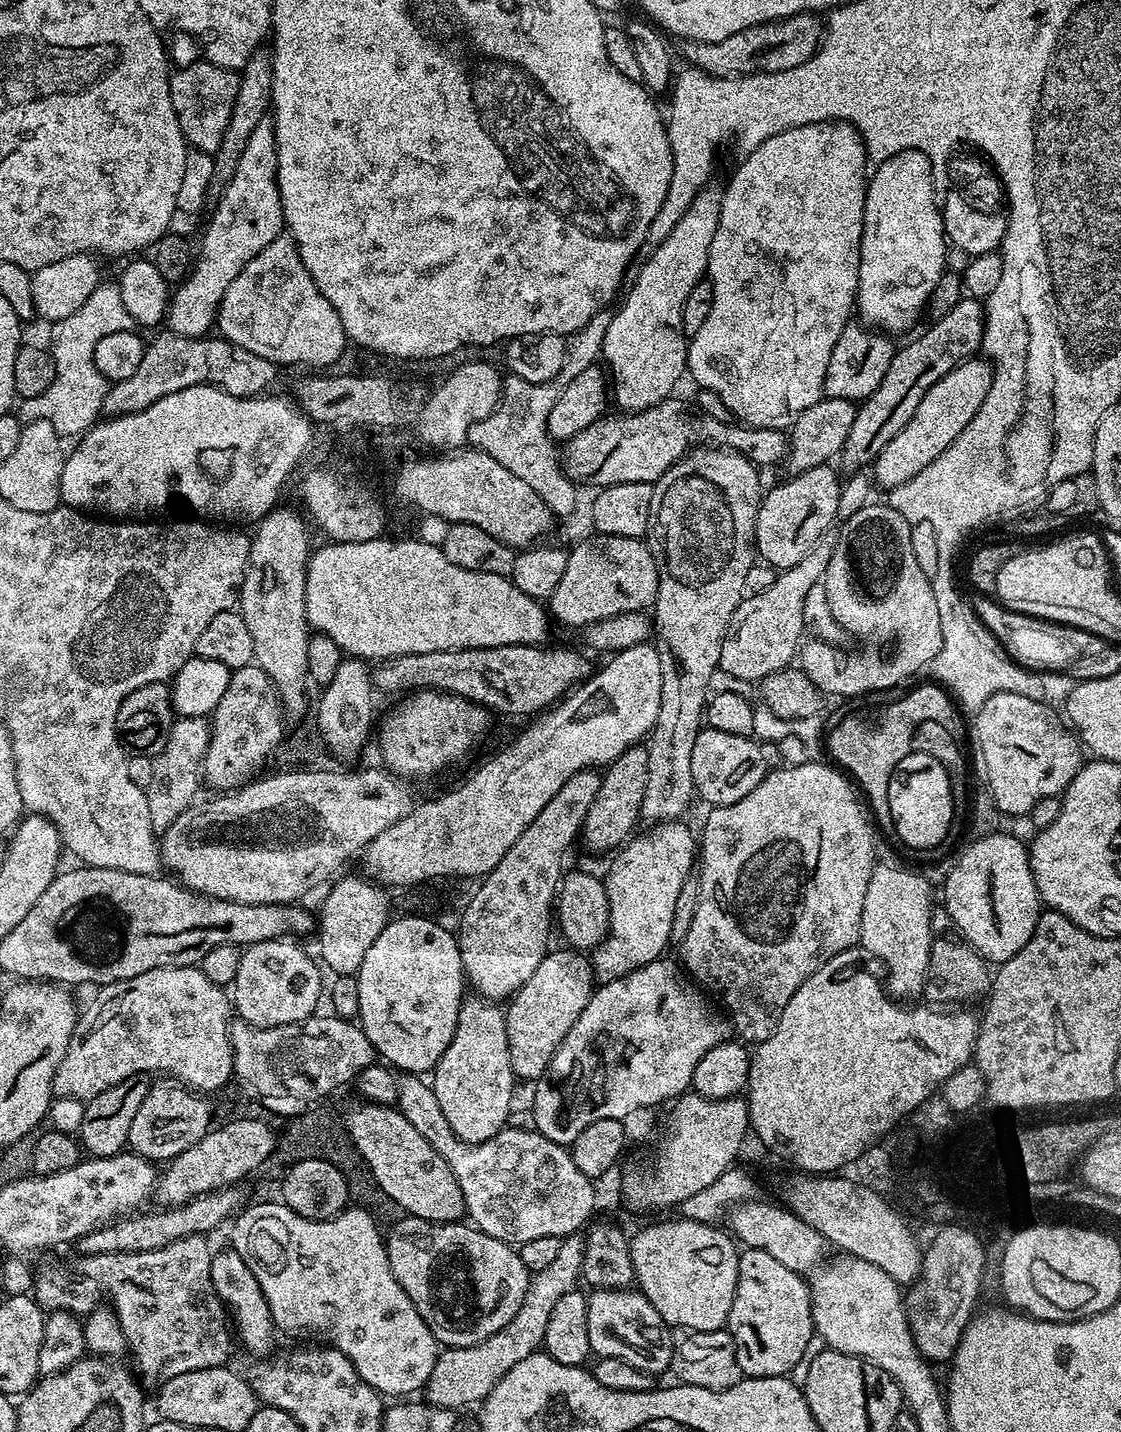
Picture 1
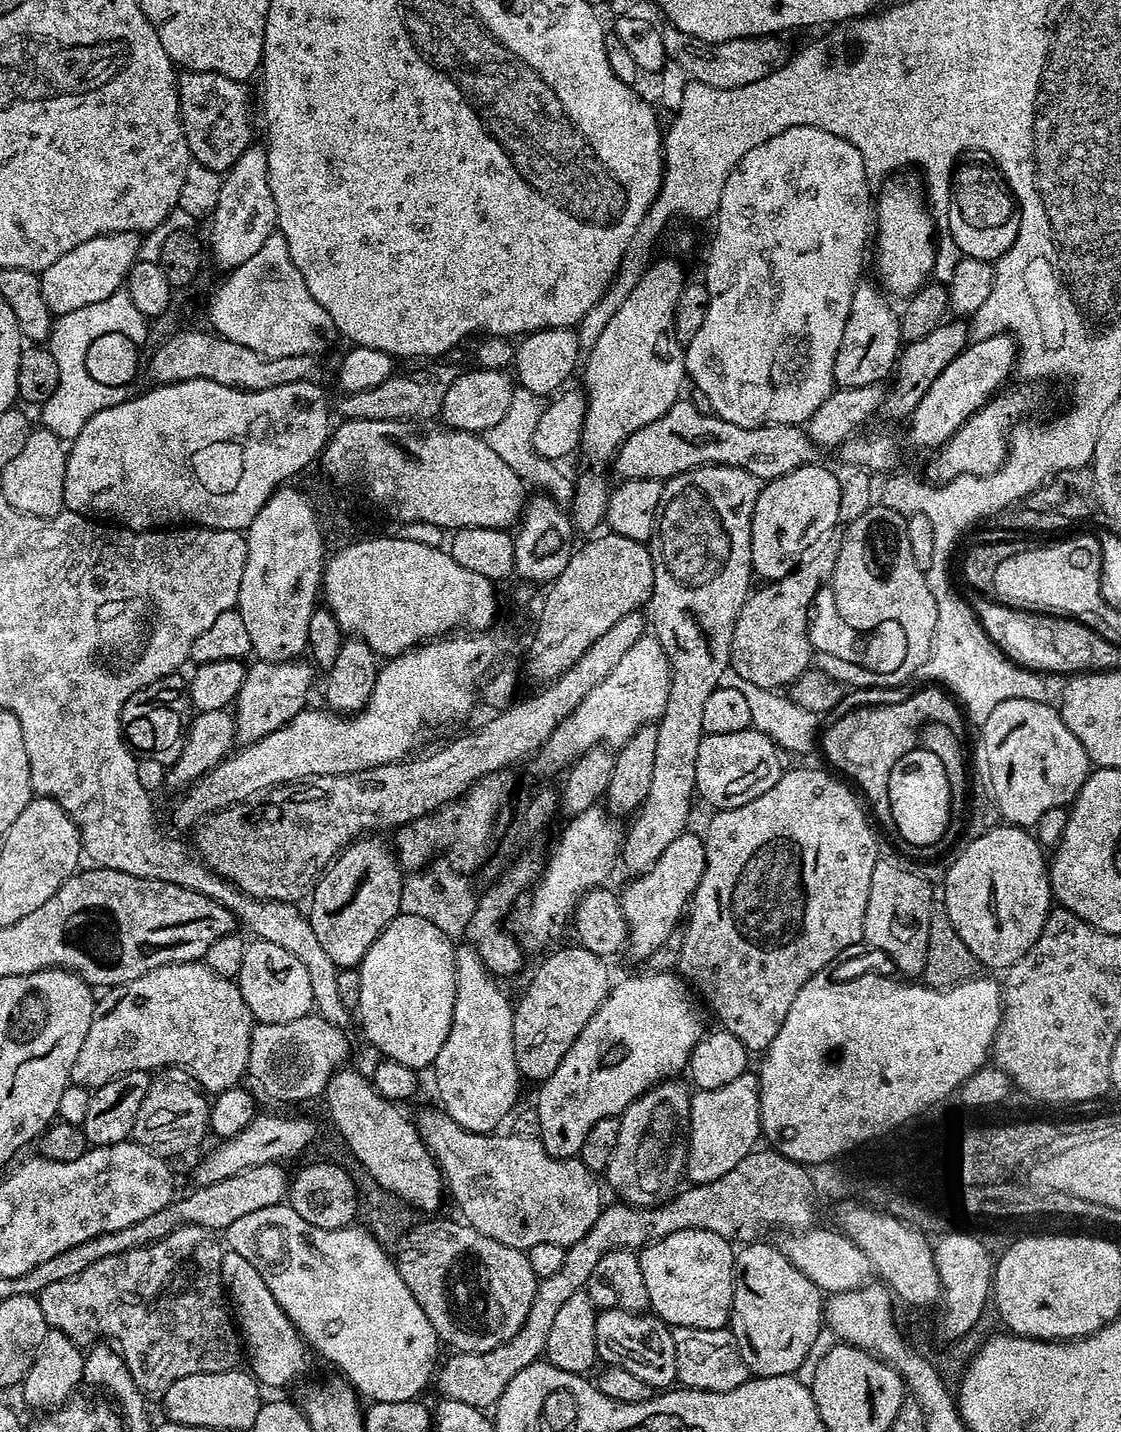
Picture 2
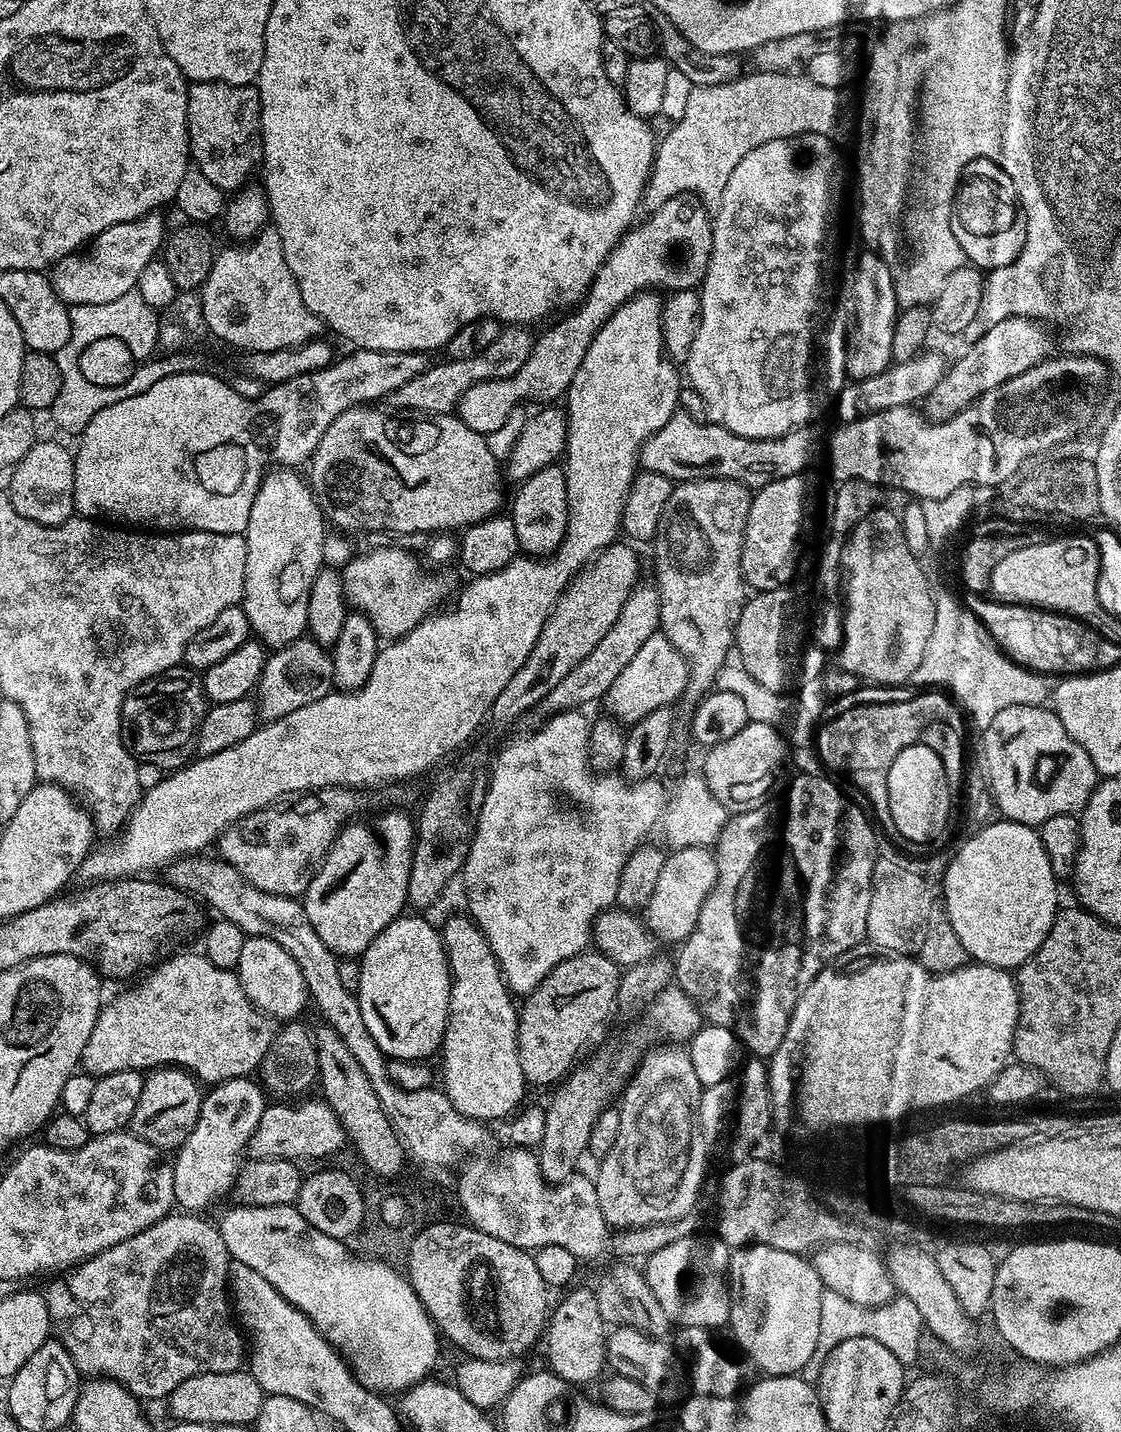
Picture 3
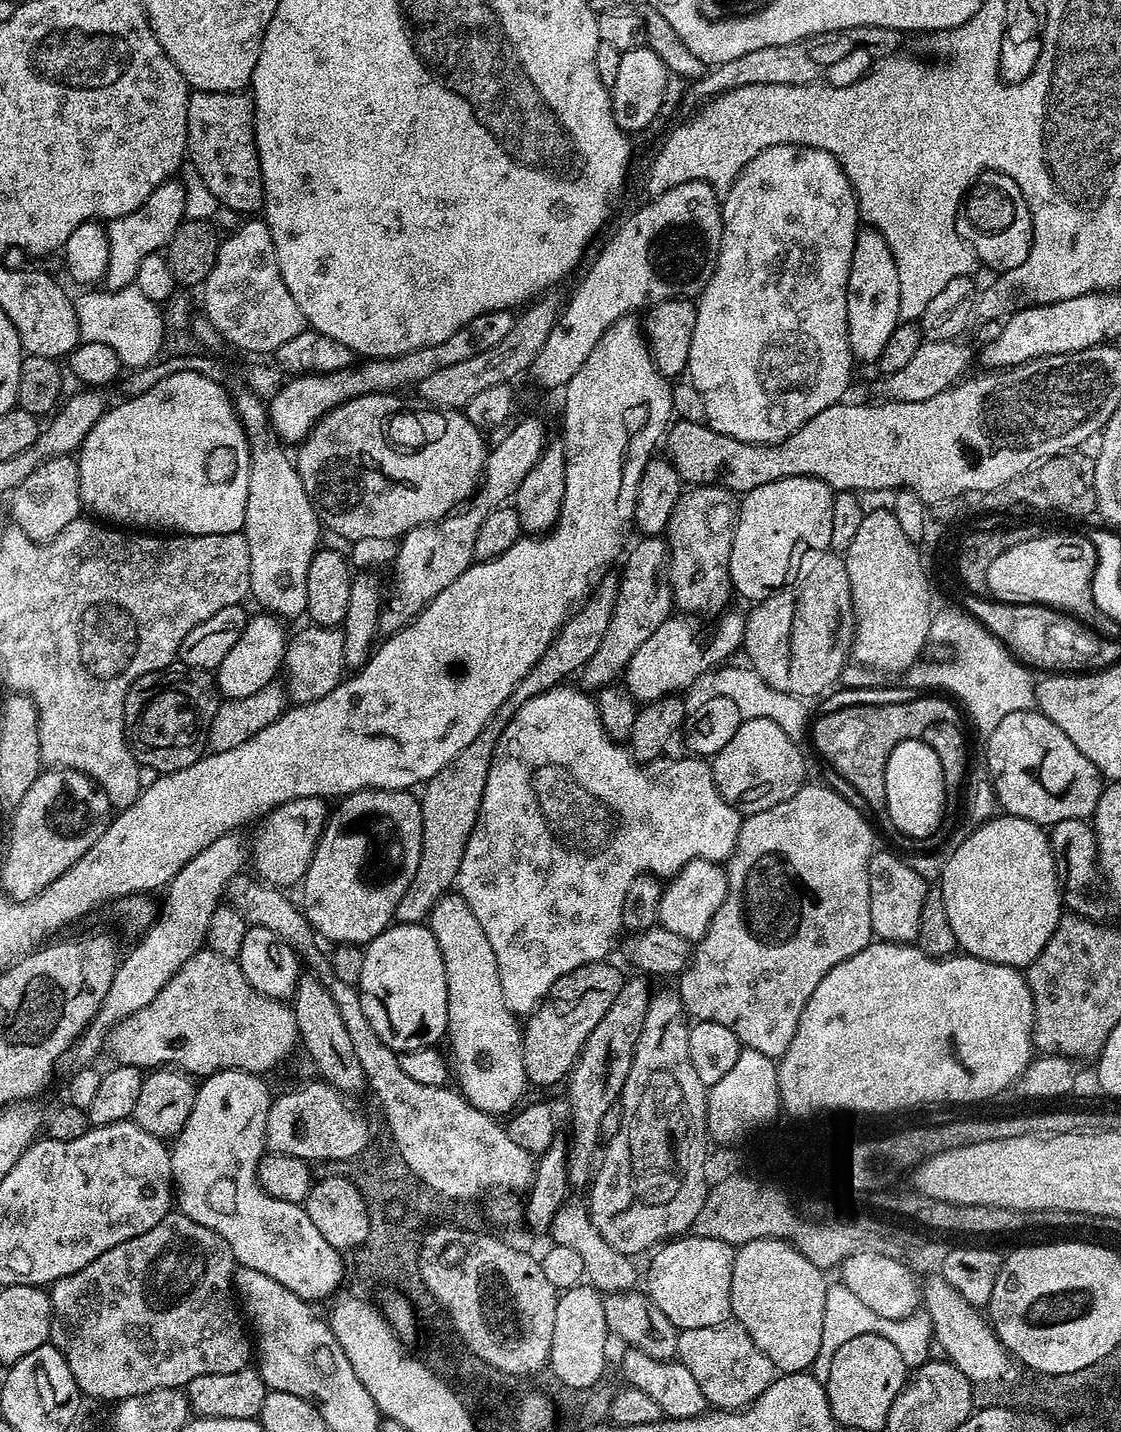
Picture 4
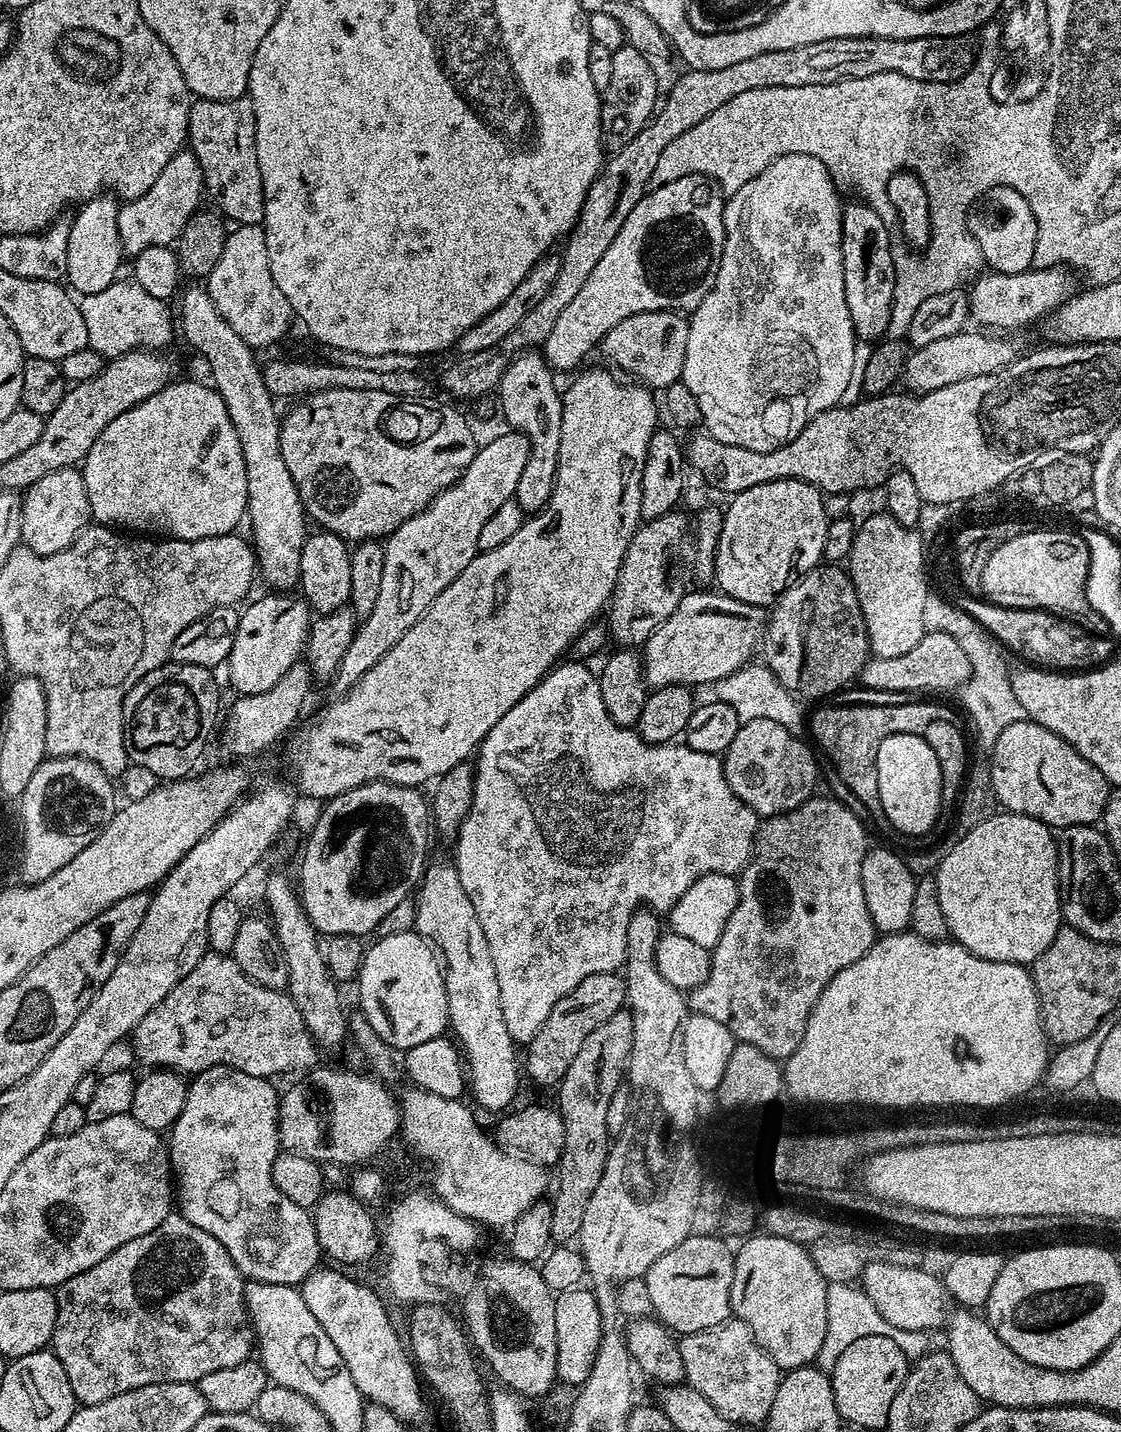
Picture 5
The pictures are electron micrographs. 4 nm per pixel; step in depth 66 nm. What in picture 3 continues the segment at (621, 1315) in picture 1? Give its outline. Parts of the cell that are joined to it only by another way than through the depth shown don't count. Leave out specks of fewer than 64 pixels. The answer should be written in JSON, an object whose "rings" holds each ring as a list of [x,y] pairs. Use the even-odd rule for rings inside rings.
{"rings":[[[616,1326],[607,1333],[606,1336],[606,1364],[615,1375],[625,1376],[626,1378],[634,1378],[634,1382],[638,1382],[642,1386],[646,1386],[646,1390],[650,1390],[650,1394],[656,1396],[657,1401],[664,1400],[679,1401],[682,1393],[680,1391],[686,1388],[686,1368],[682,1363],[681,1357],[678,1355],[677,1349],[664,1338],[653,1338],[645,1334],[642,1330],[634,1330],[623,1326]]]}

